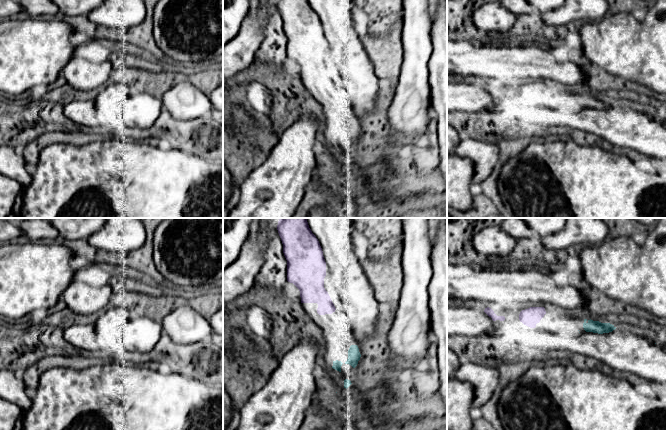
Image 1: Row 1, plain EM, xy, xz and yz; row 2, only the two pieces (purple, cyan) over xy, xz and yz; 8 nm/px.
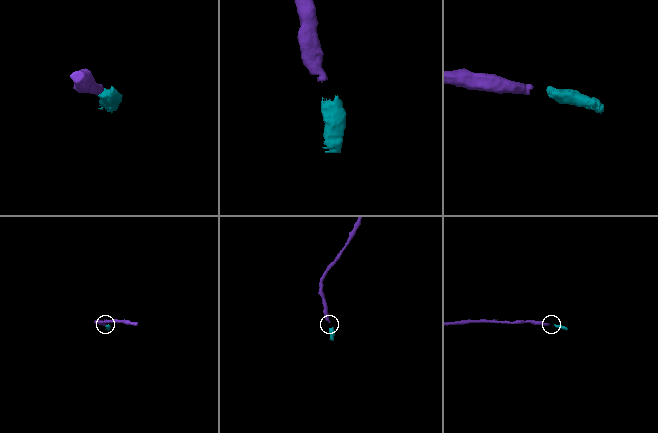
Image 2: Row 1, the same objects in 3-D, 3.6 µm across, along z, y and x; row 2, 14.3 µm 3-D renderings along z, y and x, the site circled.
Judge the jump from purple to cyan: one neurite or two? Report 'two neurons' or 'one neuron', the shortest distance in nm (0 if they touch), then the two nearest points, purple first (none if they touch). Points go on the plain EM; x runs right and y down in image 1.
one neuron | 300 nm | yz (545, 89), (578, 106)

